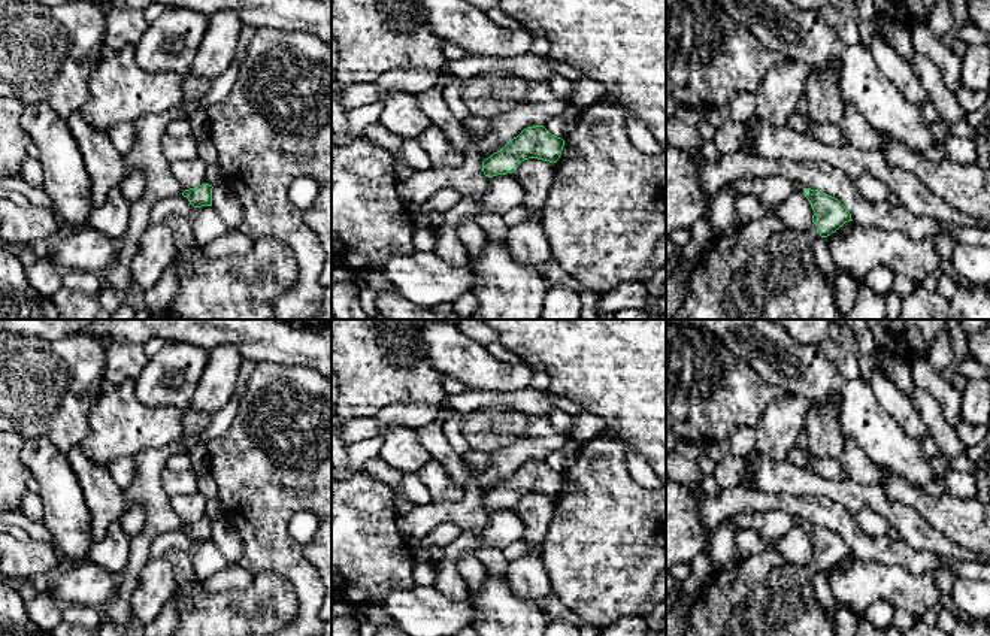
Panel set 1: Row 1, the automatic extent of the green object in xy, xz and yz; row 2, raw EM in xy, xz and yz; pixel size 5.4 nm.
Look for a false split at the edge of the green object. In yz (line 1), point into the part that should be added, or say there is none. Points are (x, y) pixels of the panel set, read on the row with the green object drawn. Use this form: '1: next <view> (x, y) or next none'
1: next yz (763, 270)

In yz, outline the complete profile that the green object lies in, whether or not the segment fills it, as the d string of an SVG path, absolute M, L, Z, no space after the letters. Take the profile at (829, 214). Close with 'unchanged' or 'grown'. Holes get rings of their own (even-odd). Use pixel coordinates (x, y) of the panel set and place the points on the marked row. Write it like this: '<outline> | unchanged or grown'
M805 188L805 197L809 200L814 215L812 222L805 231L796 231L782 224L782 221L772 212L766 212L760 219L739 225L732 234L715 237L702 261L691 270L691 294L684 305L673 315L673 319L844 319L836 305L835 279L827 279L814 261L812 246L821 236L827 237L835 233L845 222L853 221L848 209L835 197L818 191Z | grown

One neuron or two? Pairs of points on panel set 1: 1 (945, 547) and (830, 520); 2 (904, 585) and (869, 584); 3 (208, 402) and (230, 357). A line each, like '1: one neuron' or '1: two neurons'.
1: two neurons
2: one neuron
3: one neuron

